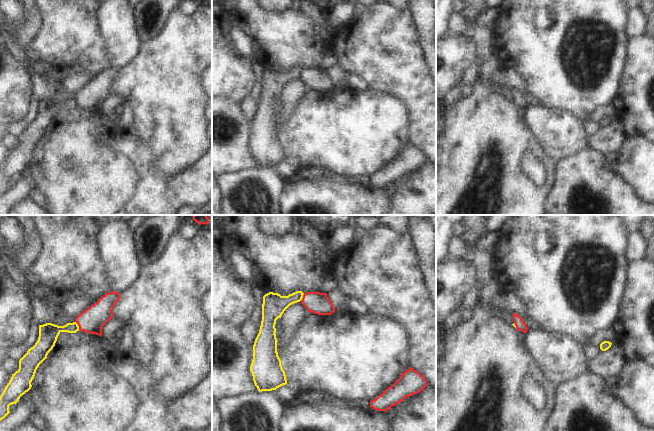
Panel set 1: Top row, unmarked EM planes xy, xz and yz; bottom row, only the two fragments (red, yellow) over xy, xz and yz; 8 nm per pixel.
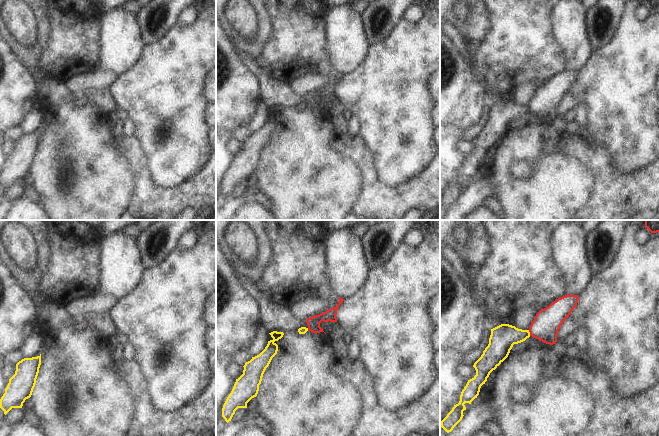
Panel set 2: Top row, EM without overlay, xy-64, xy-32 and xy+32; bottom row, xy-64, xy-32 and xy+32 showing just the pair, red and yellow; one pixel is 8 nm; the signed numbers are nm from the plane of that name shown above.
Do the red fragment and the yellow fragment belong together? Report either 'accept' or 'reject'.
reject

